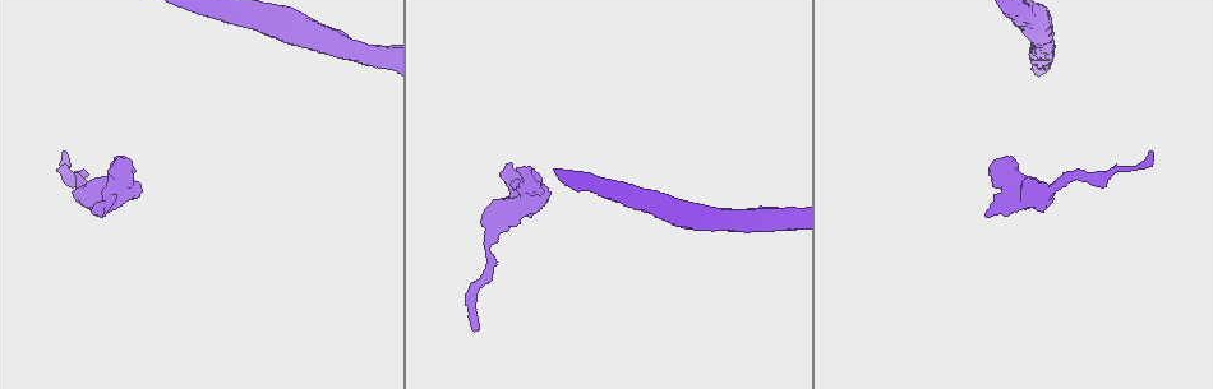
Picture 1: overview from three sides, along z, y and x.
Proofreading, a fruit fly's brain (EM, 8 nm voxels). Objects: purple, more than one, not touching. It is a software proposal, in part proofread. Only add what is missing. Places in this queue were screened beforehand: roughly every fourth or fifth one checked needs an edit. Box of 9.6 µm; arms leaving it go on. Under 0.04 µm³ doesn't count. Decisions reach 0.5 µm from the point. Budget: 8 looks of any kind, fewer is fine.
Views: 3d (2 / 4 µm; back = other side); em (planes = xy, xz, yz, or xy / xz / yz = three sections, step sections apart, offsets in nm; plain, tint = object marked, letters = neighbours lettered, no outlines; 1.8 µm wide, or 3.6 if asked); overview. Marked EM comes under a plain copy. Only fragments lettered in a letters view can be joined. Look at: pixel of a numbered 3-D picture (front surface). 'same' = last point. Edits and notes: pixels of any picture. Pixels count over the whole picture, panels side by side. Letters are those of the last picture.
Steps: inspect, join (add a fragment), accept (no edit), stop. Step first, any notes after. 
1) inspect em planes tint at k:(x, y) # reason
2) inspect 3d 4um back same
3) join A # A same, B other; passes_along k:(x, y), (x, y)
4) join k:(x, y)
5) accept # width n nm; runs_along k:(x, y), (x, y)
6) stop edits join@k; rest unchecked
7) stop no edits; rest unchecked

inspect em planes letters at 1:(1153, 152) # long arm stops here

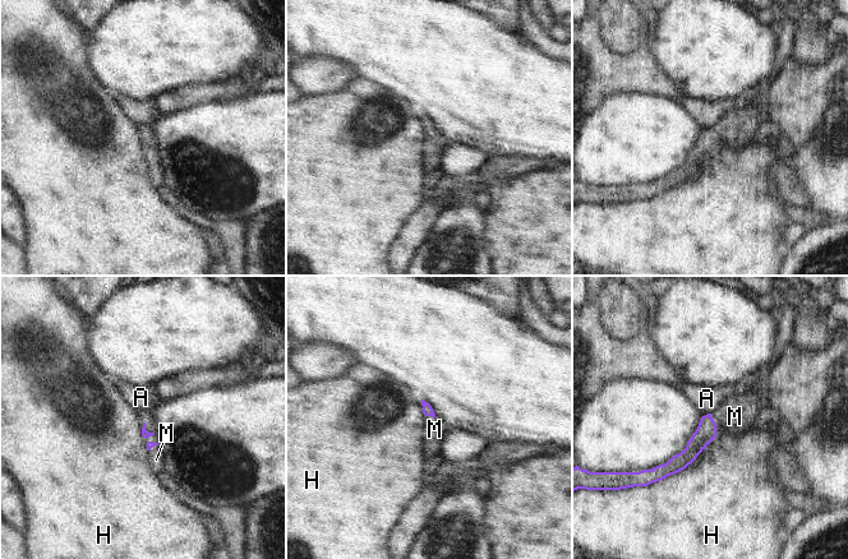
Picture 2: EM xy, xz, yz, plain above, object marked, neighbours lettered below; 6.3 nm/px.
join M # A other, H other, M same; passes_along 2:(706, 430), (715, 435), (733, 417); the neuron continues

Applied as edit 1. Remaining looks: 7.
inspect overview

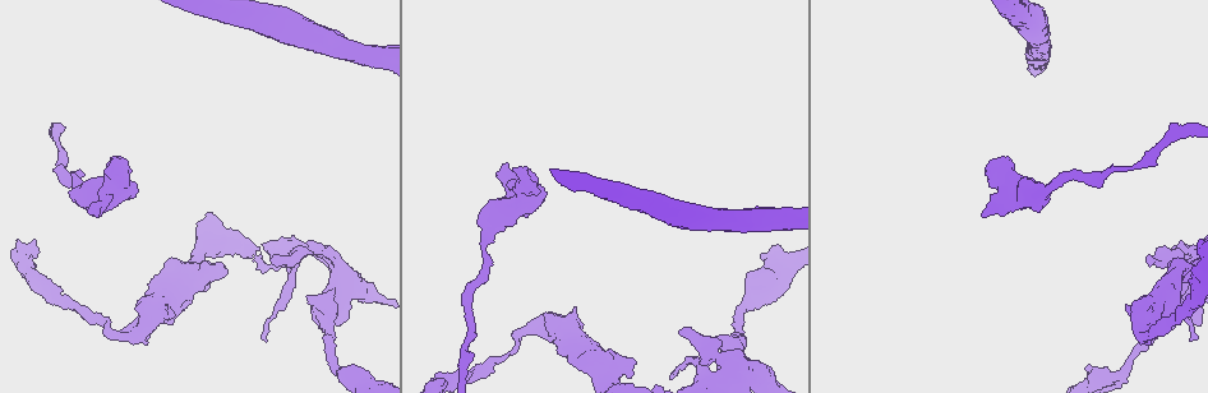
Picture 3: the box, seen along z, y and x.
inspect em planes tint at 3:(78, 191) # sudden change in width

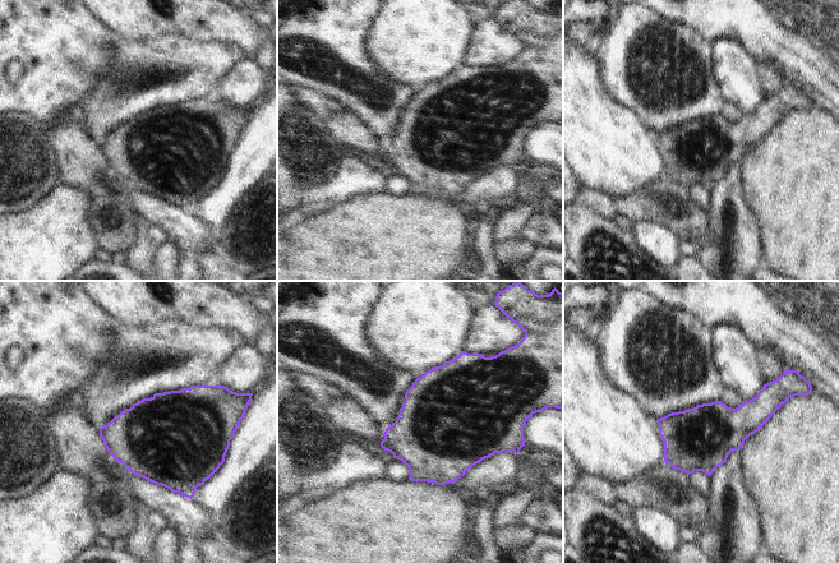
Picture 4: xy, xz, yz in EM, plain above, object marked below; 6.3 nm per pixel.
inspect em planes letters same

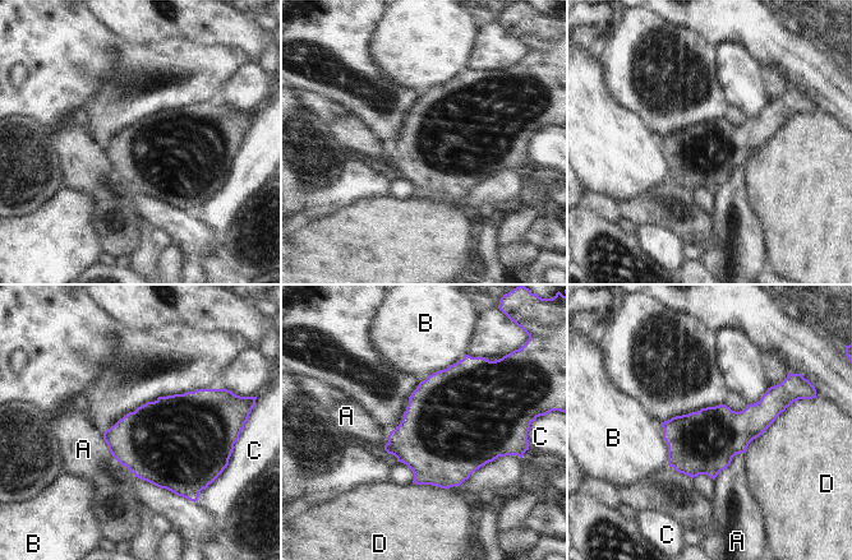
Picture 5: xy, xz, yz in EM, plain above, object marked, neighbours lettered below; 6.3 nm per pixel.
accept # width 400 nm; longest_contact D 460 nm; A other, B other, C other, D other; none of them fits

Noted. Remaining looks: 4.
inspect 3d 2um back at 3:(699, 366) # touches itself

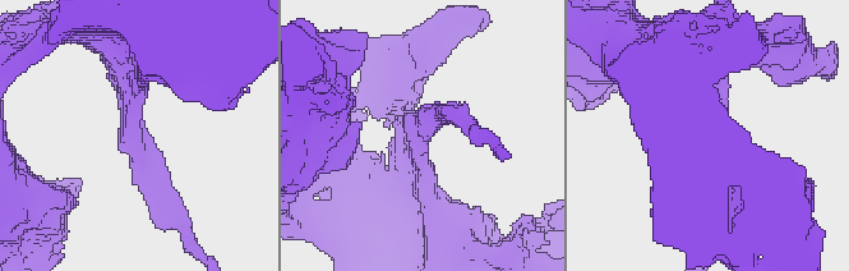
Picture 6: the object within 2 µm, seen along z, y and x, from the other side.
inspect em planes letters at 6:(419, 137) # now the EM

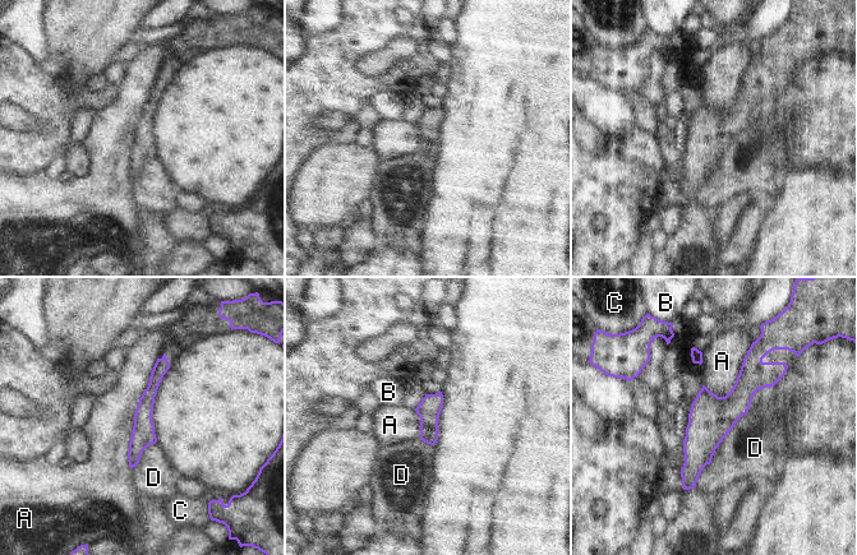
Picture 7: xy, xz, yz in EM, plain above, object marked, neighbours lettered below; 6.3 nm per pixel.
accept # A other, B other, C other, D other; no lettered fragment goes on from it

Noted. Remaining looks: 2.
stop edits join@2; rest unchecked

